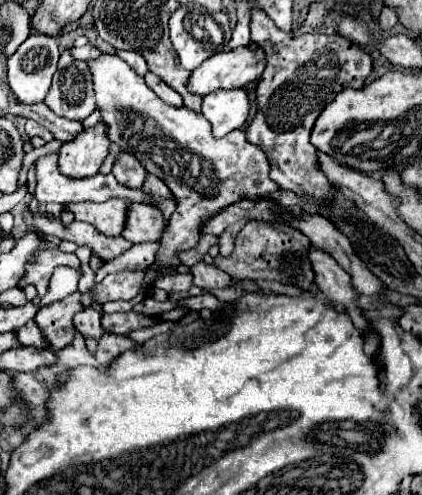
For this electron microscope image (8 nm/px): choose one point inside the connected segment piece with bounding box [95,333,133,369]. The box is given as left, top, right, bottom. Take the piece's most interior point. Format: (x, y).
(110, 345)

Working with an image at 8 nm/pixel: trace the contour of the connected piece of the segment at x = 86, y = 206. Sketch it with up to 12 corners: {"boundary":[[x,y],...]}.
{"boundary":[[69,203],[77,221],[93,225],[103,235],[123,231],[127,203]]}

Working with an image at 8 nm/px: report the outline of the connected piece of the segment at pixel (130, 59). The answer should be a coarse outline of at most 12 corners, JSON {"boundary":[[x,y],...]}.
{"boundary":[[116,50],[139,75],[147,73],[147,63],[139,53]]}

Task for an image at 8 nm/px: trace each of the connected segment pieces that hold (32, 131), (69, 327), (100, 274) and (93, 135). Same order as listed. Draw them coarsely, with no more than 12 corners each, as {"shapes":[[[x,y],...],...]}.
{"shapes":[[[27,121],[25,131],[29,137],[39,135],[45,141],[51,141],[53,135],[43,125]],[[81,293],[55,301],[35,315],[49,351],[75,335],[73,315]],[[160,242],[134,244],[97,270],[101,282],[117,271],[143,271],[155,263]],[[107,127],[61,145],[59,171],[93,177],[109,153]]]}

